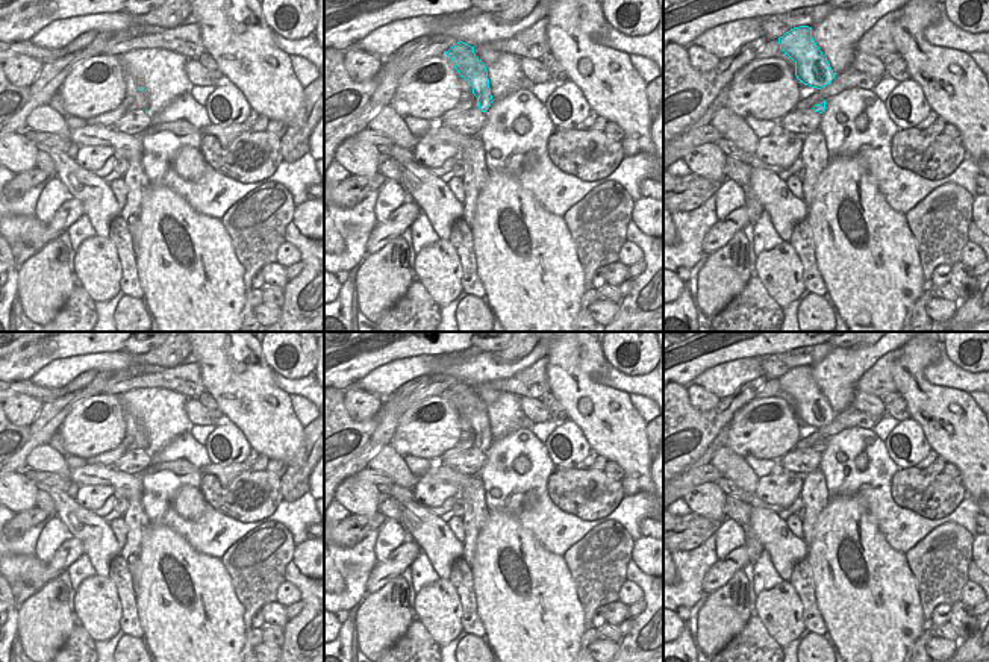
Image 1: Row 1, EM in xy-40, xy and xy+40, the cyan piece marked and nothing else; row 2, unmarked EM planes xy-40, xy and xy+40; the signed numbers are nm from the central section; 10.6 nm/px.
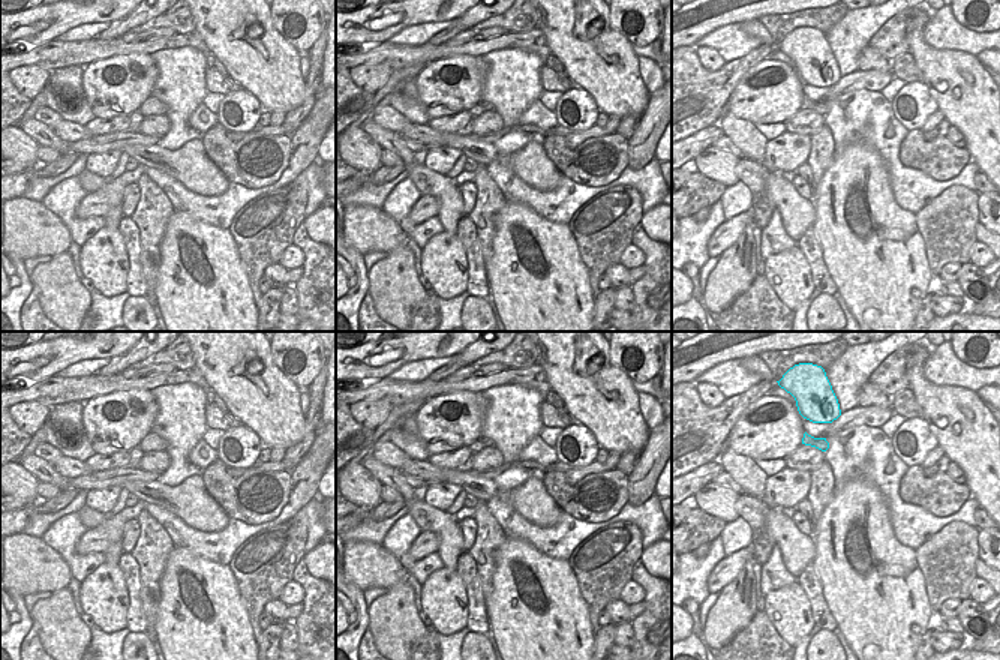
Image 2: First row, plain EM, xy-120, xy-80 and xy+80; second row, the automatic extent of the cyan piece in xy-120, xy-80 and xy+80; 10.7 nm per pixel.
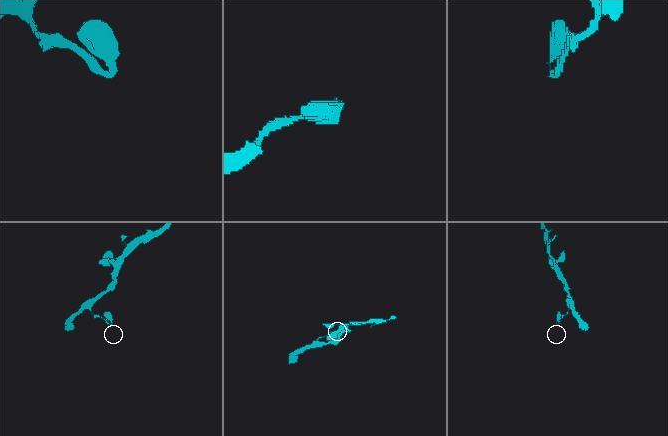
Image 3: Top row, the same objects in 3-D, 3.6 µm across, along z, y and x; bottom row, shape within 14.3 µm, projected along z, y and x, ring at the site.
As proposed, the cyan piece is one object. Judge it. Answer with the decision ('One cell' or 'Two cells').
One cell

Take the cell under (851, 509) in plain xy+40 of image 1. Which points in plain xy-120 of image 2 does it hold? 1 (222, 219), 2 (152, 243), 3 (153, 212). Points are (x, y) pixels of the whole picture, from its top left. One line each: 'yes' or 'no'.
1: no
2: no
3: no

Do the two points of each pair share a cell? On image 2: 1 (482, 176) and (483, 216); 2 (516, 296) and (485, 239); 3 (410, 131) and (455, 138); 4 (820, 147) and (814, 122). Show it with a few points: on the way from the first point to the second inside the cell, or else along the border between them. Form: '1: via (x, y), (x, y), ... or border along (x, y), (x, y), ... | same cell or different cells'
1: via (483, 186), (483, 206) | same cell
2: border along (495, 215), (492, 255), (485, 263) | different cells
3: via (420, 132), (444, 138) | same cell
4: border along (825, 125), (810, 135) | different cells

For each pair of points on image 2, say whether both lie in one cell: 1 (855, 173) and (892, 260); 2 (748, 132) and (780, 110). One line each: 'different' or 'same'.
1: same
2: different

